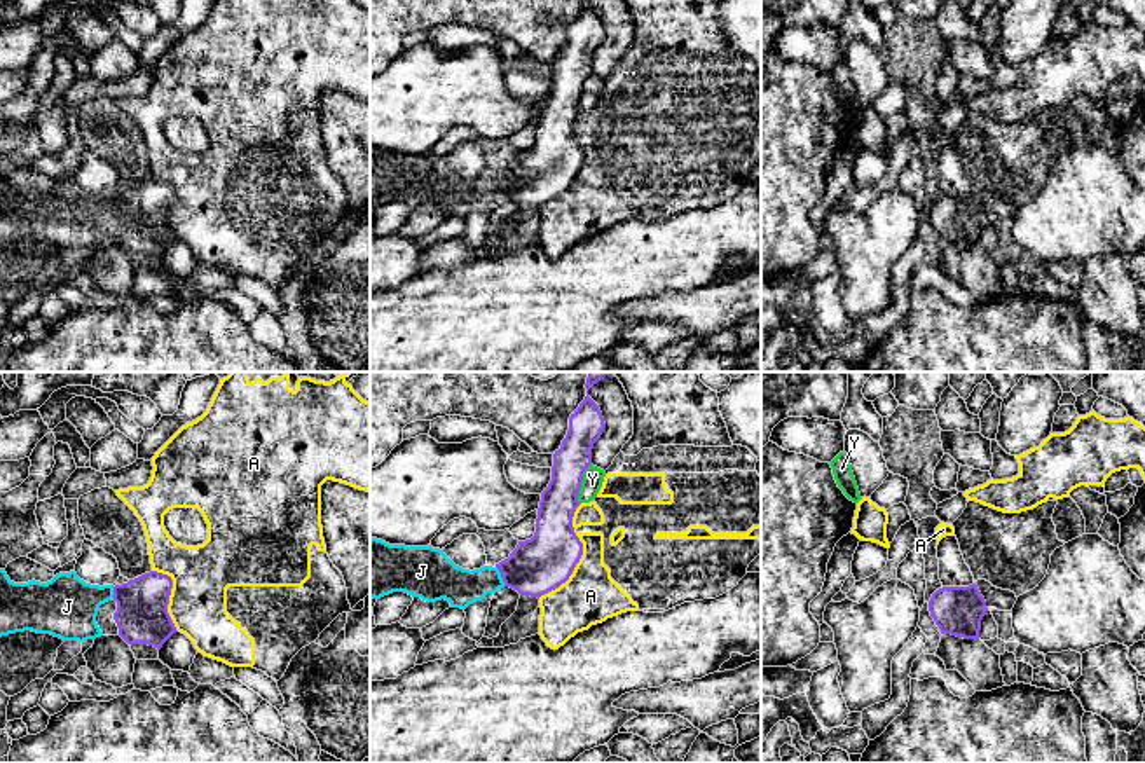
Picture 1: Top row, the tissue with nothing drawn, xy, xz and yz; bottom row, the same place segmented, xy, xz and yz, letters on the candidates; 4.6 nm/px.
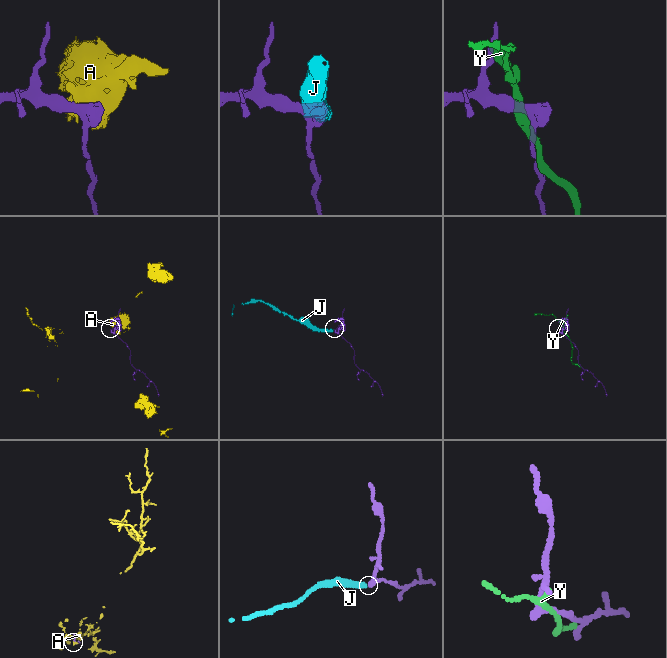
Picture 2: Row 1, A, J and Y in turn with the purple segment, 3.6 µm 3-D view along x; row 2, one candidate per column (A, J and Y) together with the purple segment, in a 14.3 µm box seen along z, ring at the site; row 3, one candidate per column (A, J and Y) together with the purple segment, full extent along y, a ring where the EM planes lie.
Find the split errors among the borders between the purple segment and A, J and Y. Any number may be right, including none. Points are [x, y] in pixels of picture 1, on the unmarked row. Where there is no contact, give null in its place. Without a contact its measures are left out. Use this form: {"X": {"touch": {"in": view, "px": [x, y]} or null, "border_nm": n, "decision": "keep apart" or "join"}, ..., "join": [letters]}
{"A": {"touch": {"in": "xz", "px": [580, 166]}, "border_nm": 480, "decision": "keep apart"}, "J": {"touch": {"in": "xz", "px": [501, 185]}, "border_nm": 100, "decision": "join"}, "Y": {"touch": {"in": "xz", "px": [580, 93]}, "border_nm": 200, "decision": "keep apart"}, "join": ["J"]}

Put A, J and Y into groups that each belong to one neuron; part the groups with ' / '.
A / J / Y

